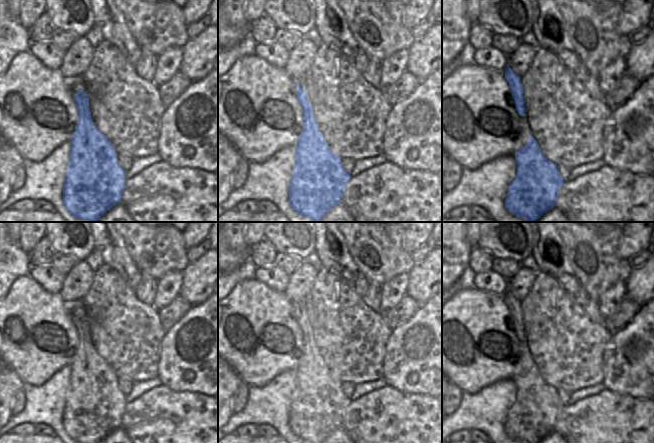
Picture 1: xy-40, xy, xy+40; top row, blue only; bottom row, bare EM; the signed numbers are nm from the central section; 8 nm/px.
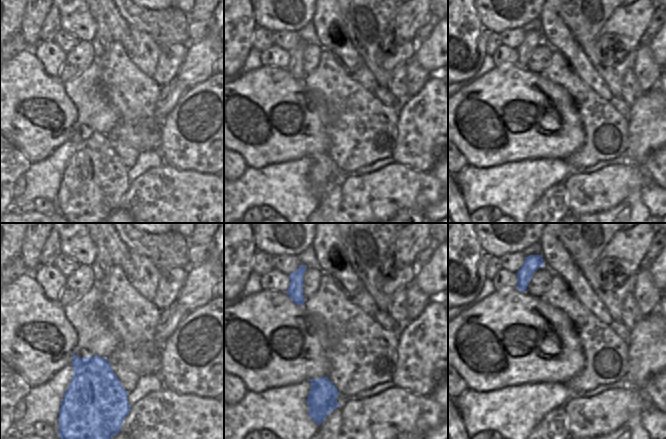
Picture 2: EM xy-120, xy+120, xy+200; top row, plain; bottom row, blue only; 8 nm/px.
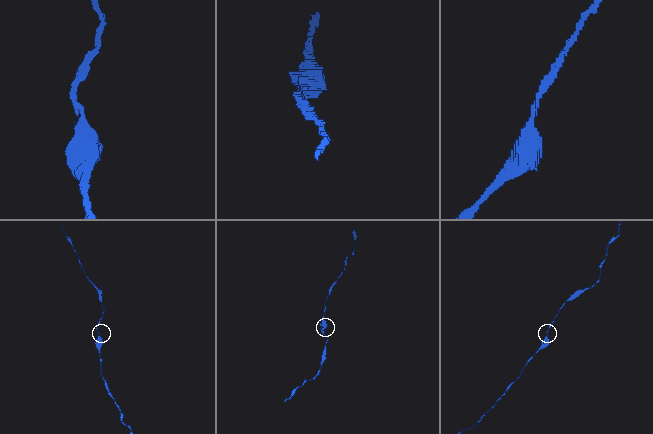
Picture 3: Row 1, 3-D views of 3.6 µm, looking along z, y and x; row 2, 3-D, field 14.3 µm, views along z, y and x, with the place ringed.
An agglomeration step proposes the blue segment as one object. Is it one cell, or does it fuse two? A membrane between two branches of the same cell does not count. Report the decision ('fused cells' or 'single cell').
single cell

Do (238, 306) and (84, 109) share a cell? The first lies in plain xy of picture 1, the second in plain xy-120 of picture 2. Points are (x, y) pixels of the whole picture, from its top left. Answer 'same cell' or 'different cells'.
different cells

